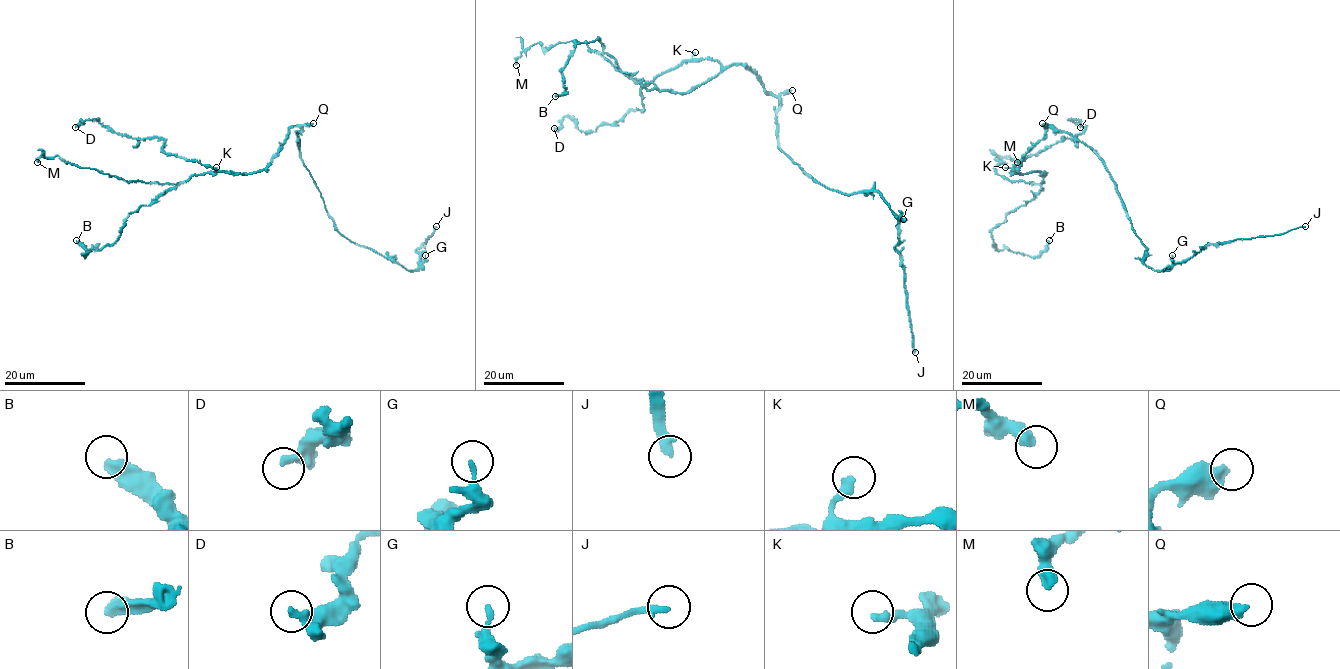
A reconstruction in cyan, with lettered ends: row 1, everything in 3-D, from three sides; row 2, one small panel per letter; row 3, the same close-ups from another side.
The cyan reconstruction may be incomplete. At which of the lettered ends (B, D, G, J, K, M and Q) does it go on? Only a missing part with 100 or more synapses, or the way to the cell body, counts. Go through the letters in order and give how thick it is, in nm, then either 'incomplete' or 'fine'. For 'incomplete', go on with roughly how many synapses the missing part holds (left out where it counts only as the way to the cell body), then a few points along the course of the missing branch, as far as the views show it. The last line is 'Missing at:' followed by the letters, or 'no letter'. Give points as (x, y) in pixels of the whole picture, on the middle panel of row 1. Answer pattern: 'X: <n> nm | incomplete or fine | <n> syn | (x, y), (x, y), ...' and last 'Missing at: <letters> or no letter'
B: 480 nm | fine
D: 300 nm | fine
G: 160 nm | fine
J: 320 nm | incomplete | 250 syn
K: 320 nm | fine
M: 420 nm | fine
Q: 480 nm | fine
Missing at: J

